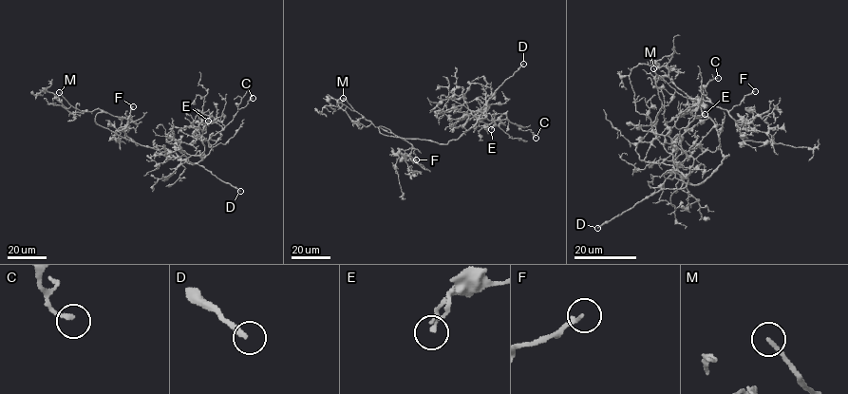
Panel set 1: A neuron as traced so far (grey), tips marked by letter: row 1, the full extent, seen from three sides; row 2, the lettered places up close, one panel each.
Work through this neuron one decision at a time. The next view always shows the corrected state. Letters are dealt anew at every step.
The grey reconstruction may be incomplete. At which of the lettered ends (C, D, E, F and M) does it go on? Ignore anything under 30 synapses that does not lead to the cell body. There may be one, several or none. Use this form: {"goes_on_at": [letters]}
{"goes_on_at": ["D", "M"]}

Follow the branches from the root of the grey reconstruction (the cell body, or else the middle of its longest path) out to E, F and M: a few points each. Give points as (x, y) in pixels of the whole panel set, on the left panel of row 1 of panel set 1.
E: (154, 147), (164, 146), (188, 163), (198, 162), (211, 149), (208, 140), (223, 129), (216, 121), (208, 121)
F: (154, 147), (123, 138), (95, 121), (96, 114), (103, 112), (128, 119), (133, 106)
M: (154, 147), (140, 145), (99, 125), (95, 121), (96, 114), (106, 112), (98, 108), (81, 111), (59, 92)

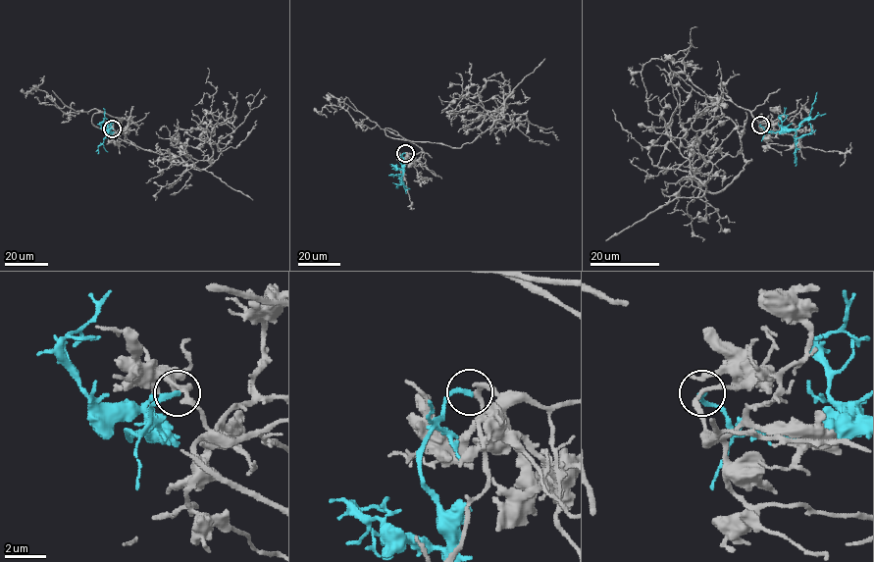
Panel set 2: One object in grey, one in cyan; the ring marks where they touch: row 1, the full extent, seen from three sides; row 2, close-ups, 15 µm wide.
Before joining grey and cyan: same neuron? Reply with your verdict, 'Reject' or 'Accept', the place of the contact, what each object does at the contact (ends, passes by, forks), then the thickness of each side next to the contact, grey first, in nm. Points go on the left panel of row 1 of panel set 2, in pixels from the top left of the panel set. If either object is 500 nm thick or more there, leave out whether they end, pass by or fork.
Accept. Place: (112, 128). At the ring grey passes by. At the ring cyan ends. Thickness 200 nm (grey) against 240 nm

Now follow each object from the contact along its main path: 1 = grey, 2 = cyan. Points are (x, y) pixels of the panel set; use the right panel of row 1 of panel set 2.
1: (760, 125), (720, 99), (751, 160), (709, 192), (651, 114), (642, 71), (685, 51), (696, 27)
2: (760, 125), (766, 131), (796, 129), (809, 115), (816, 92)

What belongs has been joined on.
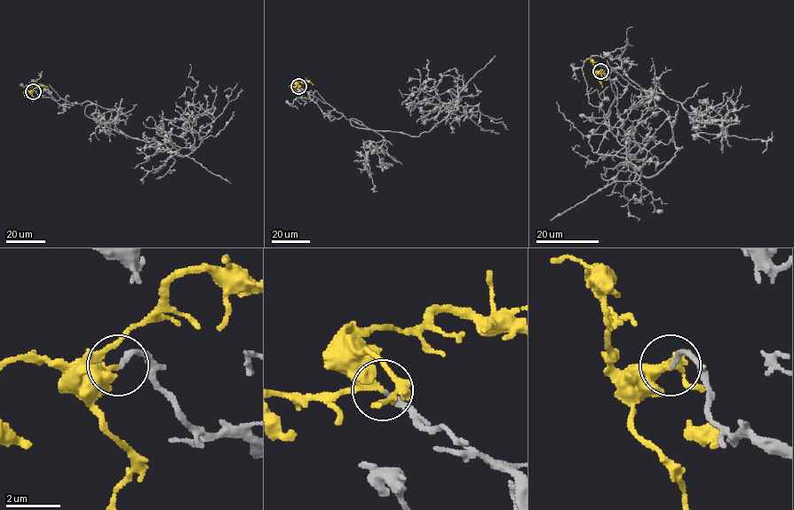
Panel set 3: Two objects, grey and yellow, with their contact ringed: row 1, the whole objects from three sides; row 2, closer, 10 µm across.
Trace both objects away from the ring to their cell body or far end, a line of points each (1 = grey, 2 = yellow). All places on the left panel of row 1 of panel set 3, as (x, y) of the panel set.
1: (33, 90), (88, 100), (97, 105), (86, 106), (87, 116), (183, 156), (192, 152), (198, 113), (189, 64)
2: (33, 90), (37, 84), (47, 86)

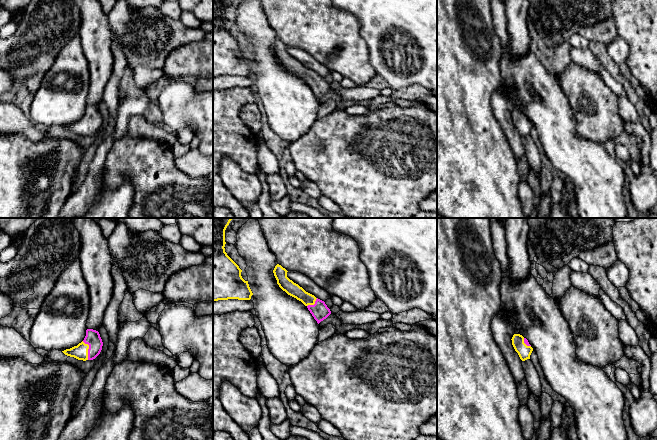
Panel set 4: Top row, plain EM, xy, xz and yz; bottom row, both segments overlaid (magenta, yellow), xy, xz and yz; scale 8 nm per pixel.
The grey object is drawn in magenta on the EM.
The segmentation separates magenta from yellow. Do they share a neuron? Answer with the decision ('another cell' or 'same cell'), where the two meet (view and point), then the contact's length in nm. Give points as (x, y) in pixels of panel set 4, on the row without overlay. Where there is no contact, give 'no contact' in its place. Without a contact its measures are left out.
same cell | xy (88, 125) | 160 nm

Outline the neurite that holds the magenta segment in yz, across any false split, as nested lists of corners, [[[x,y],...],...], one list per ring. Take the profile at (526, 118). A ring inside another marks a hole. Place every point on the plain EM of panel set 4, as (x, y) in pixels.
[[[514,110],[511,116],[512,121],[515,127],[518,129],[520,135],[522,137],[530,135],[533,124],[529,120],[528,116],[520,110]]]

